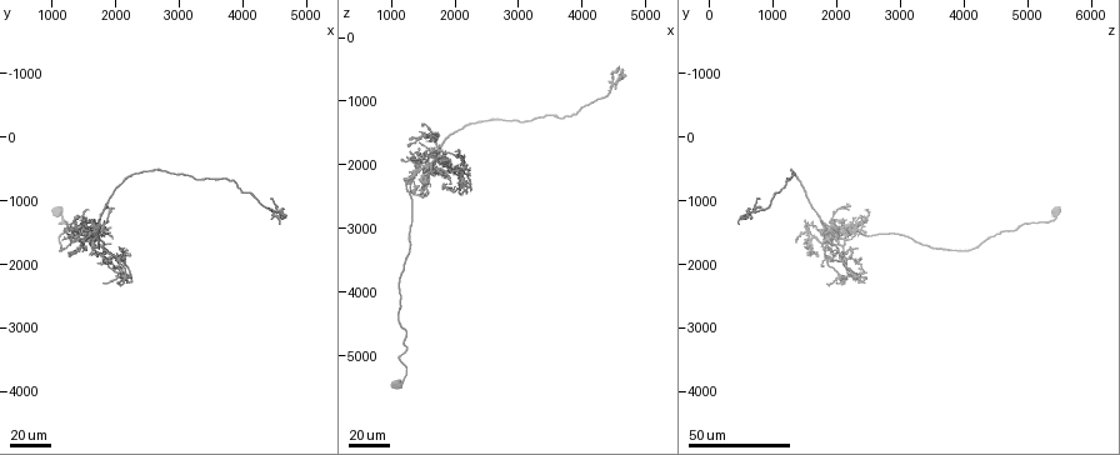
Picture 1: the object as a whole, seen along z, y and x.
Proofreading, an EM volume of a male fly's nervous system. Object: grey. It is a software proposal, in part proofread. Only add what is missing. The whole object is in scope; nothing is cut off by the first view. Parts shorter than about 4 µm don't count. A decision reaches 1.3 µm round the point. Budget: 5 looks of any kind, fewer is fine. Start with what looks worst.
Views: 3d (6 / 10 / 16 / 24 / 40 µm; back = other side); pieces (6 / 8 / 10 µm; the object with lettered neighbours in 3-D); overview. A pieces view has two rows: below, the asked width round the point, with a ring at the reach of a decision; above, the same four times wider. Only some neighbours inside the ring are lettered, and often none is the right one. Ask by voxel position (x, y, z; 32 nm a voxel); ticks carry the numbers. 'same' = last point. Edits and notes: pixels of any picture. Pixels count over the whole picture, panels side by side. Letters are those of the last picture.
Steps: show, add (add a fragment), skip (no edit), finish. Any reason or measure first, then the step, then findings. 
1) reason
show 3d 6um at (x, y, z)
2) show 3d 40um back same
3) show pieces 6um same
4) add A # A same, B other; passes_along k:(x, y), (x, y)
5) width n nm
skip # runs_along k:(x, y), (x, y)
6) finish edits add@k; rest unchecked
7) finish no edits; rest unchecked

thin end
show 3d 24um at (1300, 1400, 2150)

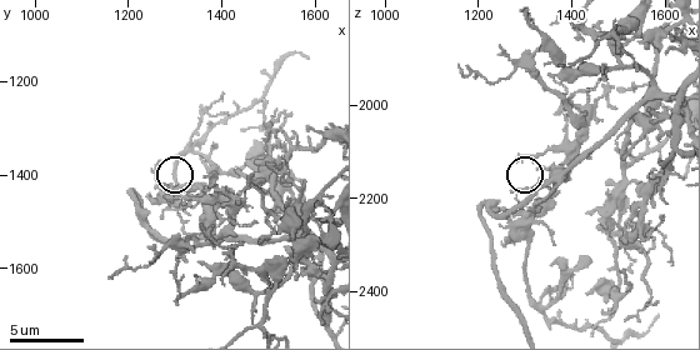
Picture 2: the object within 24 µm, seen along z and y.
show 3d 6um at (1285, 1445, 2115)

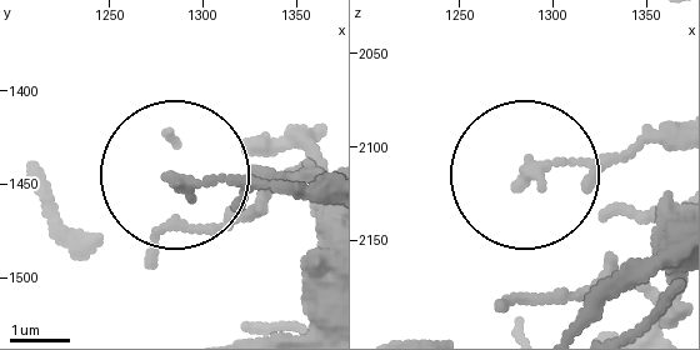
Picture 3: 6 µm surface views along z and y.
show pieces 6um at (1284, 1446, 2120)

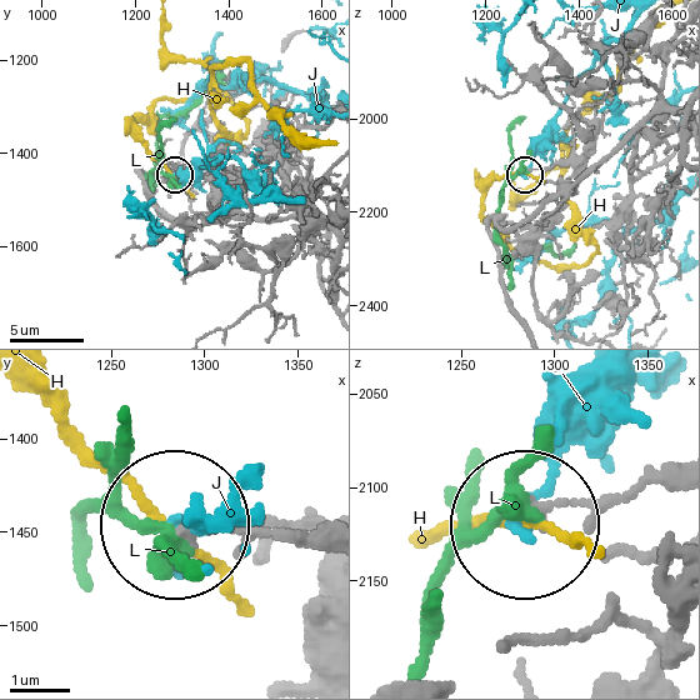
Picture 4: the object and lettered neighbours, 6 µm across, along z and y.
skip # H other, J other, L other; runs_along 4:(666, 486), (523, 516); none of them fits

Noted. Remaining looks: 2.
thin end
show 3d 24um at (2100, 2300, 1900)

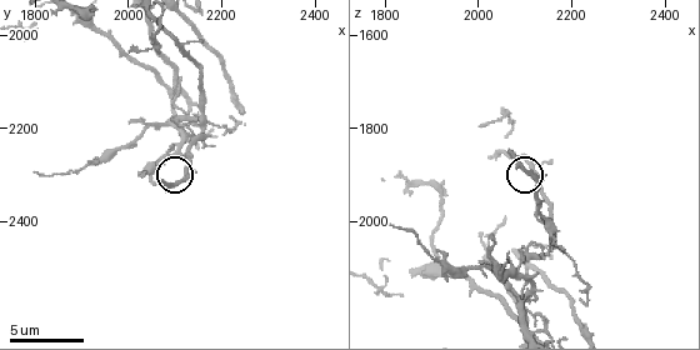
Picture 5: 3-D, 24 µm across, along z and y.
show pieces 10um at (2070, 2310, 1855)

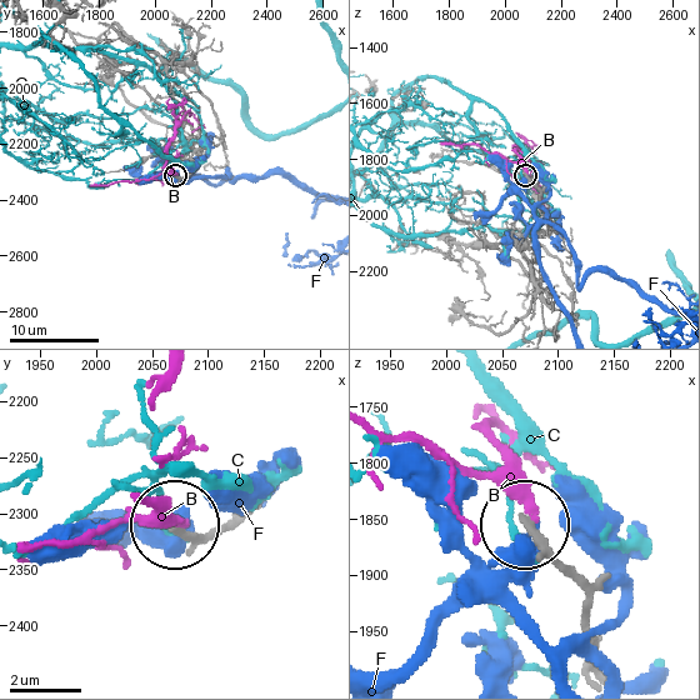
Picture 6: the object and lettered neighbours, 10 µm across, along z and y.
skip # B other, C other, F other; none of them fits

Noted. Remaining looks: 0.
finish no edits; rest unchecked

